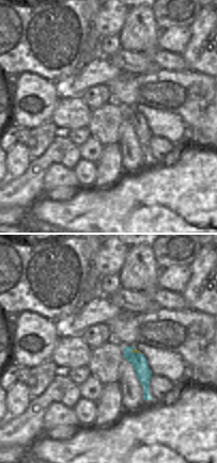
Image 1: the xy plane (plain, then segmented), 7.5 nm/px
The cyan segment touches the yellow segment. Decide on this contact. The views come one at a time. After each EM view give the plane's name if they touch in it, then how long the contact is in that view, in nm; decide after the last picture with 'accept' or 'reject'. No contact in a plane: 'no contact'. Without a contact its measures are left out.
xy | 90 nm

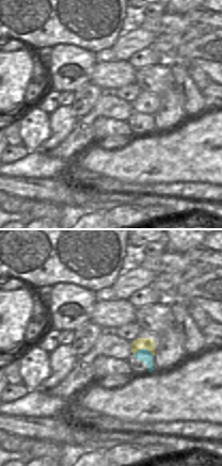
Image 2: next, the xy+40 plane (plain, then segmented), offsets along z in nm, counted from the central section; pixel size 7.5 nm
xy+40 | 150 nm

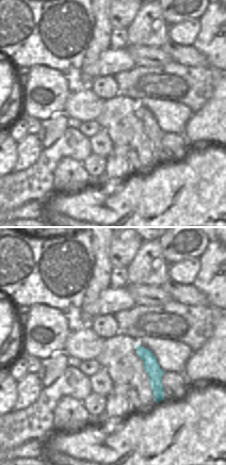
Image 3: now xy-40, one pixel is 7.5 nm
no contact

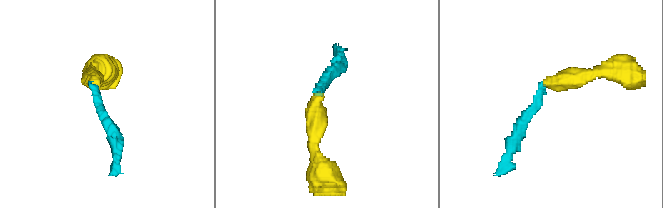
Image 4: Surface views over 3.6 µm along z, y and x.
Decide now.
reject

